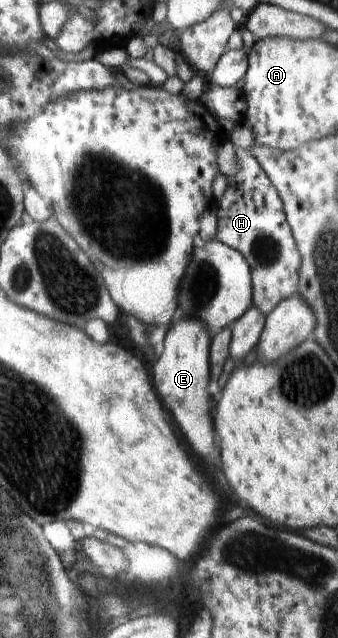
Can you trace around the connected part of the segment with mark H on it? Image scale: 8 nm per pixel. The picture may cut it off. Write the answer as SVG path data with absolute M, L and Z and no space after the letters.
M234 148L234 151L238 157L238 170L235 175L225 177L226 191L217 201L215 214L218 227L214 237L232 249L240 250L247 258L254 290L252 305L268 315L280 301L298 292L300 253L286 221L278 191L266 177L264 168L260 167L252 151L242 148Z

